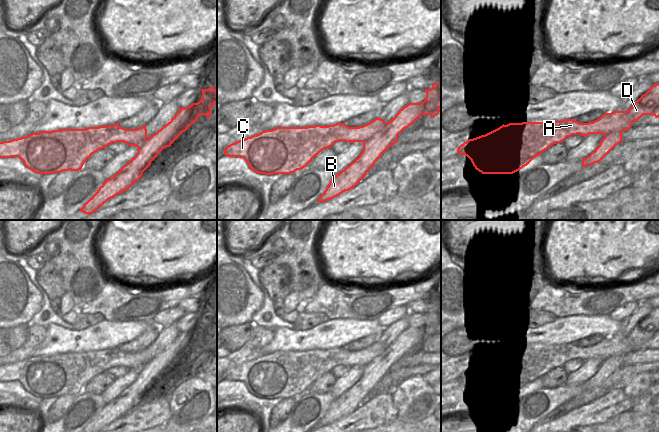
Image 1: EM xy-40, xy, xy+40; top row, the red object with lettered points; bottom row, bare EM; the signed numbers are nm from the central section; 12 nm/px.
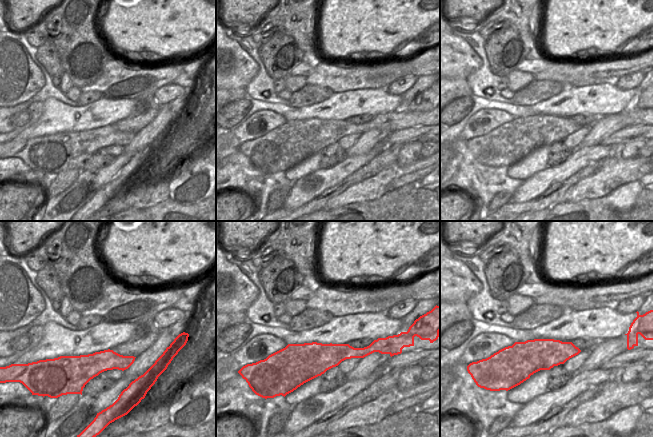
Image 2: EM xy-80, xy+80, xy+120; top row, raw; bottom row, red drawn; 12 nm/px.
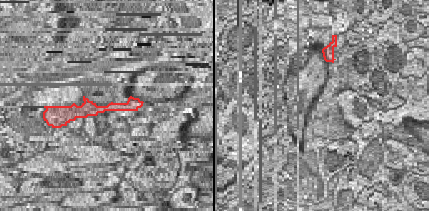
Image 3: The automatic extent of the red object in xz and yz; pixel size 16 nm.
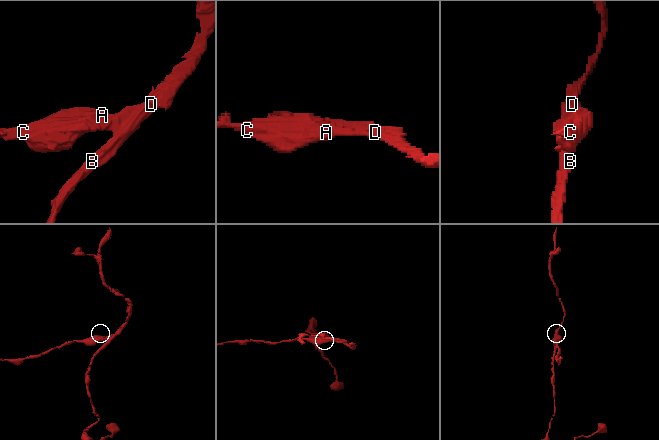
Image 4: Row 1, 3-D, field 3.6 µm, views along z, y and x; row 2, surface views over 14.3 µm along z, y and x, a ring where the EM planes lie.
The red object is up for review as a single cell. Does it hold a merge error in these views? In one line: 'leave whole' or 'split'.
split

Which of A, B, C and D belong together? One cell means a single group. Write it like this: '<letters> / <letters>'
A C / B D

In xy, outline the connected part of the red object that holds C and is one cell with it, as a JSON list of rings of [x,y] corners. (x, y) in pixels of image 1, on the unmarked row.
[[[375,342],[359,351],[349,351],[345,347],[276,351],[228,369],[224,379],[243,382],[258,398],[291,398],[306,391],[316,379],[335,366],[367,366],[387,347]]]

